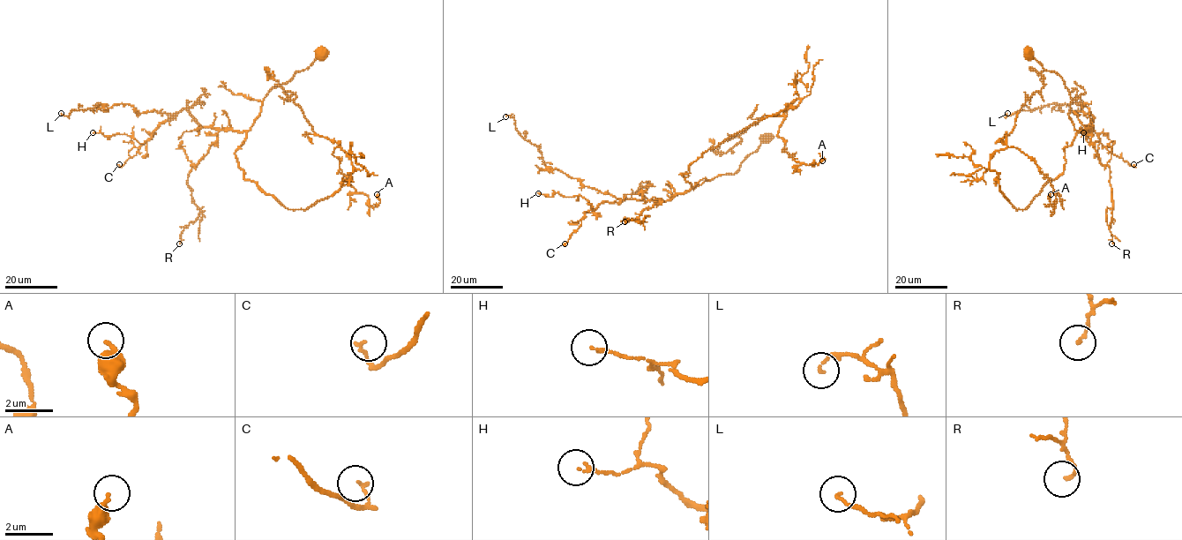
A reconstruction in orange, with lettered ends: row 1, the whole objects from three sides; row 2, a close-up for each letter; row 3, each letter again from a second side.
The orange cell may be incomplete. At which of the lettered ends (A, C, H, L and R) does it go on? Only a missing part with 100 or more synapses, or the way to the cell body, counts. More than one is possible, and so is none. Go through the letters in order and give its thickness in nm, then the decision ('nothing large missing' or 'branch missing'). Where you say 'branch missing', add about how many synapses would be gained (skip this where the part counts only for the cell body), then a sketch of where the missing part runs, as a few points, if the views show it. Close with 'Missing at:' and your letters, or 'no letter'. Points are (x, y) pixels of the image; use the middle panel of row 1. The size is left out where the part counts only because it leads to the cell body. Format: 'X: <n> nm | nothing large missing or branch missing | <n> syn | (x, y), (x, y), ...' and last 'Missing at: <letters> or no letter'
A: 360 nm | nothing large missing
C: 130 nm | nothing large missing
H: 130 nm | nothing large missing
L: 120 nm | nothing large missing
R: 130 nm | nothing large missing
Missing at: no letter

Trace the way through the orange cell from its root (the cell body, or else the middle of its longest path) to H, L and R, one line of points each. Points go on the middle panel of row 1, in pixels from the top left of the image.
H: (766, 138), (734, 174), (702, 178), (666, 200), (623, 199), (592, 209), (580, 196), (538, 193)
L: (766, 138), (734, 174), (702, 178), (666, 200), (621, 199), (547, 168), (539, 149), (505, 116)
R: (766, 138), (734, 174), (702, 178), (632, 220), (644, 222), (624, 221)

